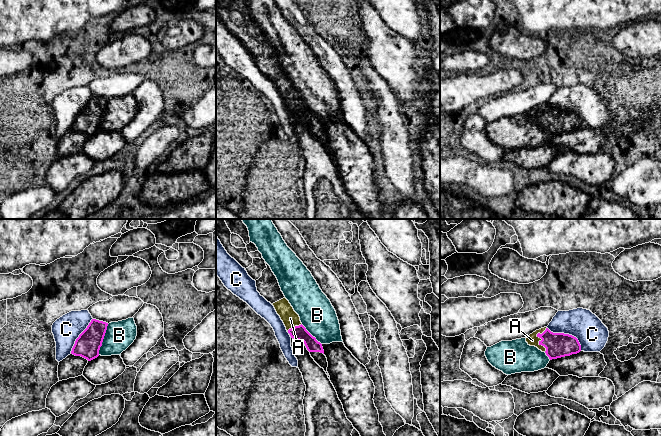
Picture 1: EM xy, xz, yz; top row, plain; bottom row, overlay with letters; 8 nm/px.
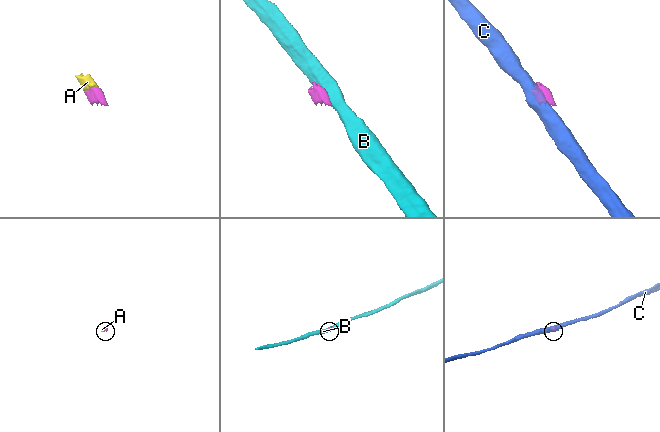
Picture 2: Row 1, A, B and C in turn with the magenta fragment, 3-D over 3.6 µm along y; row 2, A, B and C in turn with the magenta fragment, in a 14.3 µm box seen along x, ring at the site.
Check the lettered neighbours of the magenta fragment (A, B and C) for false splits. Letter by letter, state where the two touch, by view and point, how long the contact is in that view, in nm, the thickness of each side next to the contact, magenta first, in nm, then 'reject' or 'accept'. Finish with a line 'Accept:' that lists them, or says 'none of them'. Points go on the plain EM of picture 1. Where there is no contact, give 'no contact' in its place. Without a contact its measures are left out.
A: yz (540, 113) | 200 nm | 200/90 nm | accept
B: xy (103, 114) | 260 nm | 200/220 nm | reject
C: yz (568, 110) | 340 nm | 200/240 nm | reject
Accept: A

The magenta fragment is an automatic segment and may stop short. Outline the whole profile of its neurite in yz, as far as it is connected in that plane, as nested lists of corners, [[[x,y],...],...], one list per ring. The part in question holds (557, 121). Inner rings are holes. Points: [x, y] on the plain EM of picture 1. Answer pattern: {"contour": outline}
{"contour": [[[547,103],[536,106],[527,112],[526,118],[545,128],[550,136],[581,127],[581,121],[576,113],[564,109],[553,109]]]}

